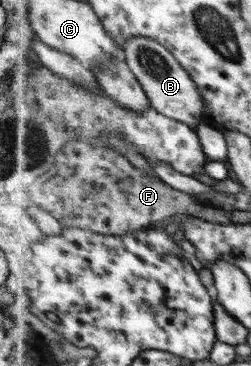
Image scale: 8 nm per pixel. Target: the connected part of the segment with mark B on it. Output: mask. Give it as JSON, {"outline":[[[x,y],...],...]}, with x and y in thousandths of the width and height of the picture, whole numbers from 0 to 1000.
{"outline":[[[542,98],[506,115],[494,131],[494,164],[598,268],[602,290],[622,303],[761,347],[781,350],[809,333],[829,336],[821,287],[809,284],[793,232],[685,148],[681,134],[582,98]]]}

